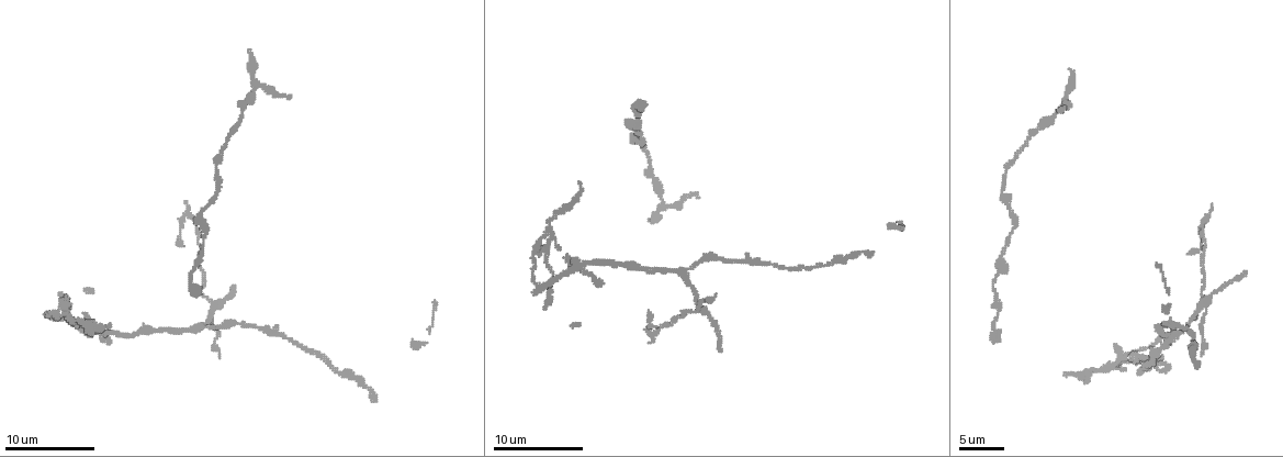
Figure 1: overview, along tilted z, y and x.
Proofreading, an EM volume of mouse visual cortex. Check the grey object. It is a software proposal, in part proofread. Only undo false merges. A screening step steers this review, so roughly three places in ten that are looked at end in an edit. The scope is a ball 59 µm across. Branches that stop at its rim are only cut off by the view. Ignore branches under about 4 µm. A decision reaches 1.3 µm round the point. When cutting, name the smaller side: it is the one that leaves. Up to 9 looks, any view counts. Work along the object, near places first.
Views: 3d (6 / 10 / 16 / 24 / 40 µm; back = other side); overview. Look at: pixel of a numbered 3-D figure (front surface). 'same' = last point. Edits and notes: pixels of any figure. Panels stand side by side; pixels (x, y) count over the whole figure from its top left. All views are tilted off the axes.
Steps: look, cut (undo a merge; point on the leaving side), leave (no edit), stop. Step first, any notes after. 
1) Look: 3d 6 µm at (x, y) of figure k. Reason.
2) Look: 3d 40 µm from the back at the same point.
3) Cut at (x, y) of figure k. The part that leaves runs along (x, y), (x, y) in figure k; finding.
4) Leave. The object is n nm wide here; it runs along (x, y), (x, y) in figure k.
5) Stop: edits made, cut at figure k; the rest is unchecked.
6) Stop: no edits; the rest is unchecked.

Look: 3d 6 µm at (585, 269) of figure 1. Four or more arms meet.

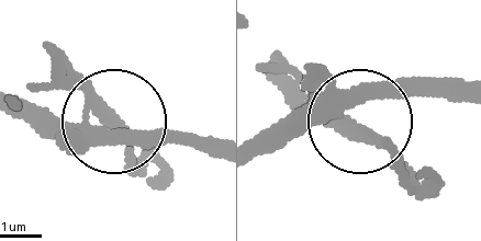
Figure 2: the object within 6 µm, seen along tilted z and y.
Look: 3d 6 µm from the back at (355, 122) of figure 2.

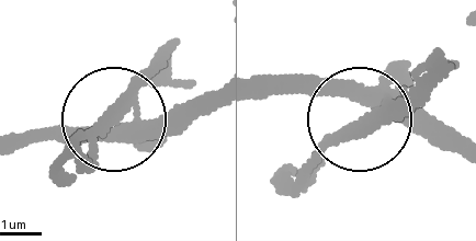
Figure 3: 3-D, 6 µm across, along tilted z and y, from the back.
Cut at (161, 65) of figure 3. The object is 320 nm wide here; the part that leaves runs along (138, 122), (123, 113), (83, 168), (50, 180) in figure 3; two neurons meet here.

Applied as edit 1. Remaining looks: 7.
Look: overview.

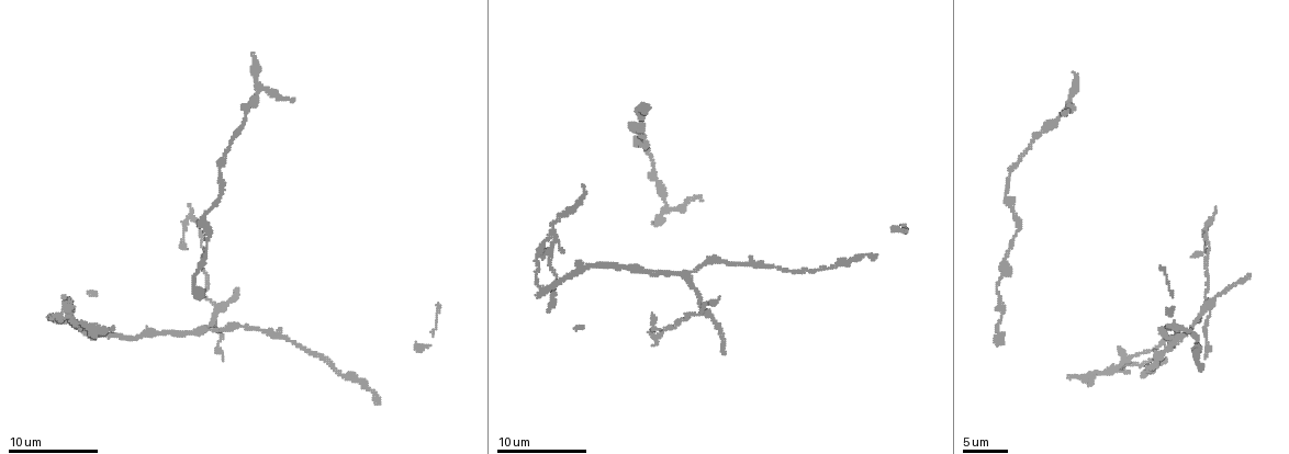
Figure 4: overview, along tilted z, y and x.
Look: 3d 16 µm at (216, 305) of figure 4. Arms run side by side.

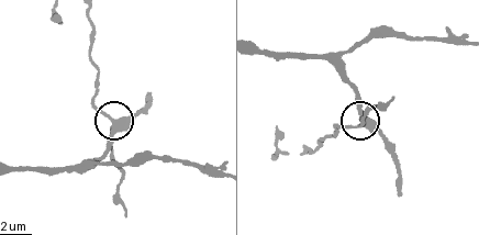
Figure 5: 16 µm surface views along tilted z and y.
Cut at (95, 108) of figure 5. The part that leaves runs along (114, 119), (93, 102), (87, 15) in figure 5; two neurons meet here.

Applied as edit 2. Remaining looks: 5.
Look: 3d 16 µm at (205, 331) of figure 4. Two arms at a narrow angle.

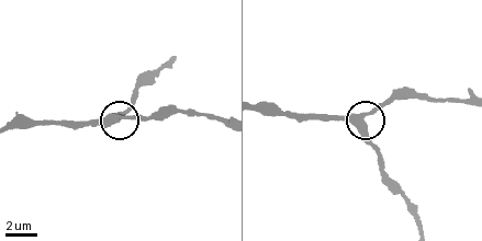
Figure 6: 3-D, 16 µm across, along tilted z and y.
Leave. 4 arms meet here; one neuron here.

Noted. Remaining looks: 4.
Look: 3d 10 µm at (724, 263) of figure 4. Thick turns thin.

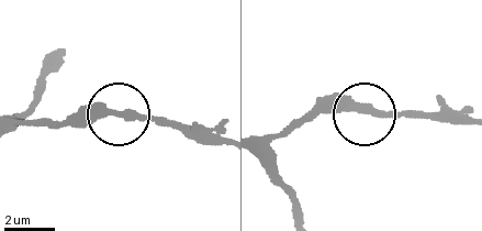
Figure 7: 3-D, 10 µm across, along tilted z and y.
Look: 3d 10 µm from the back at (123, 111) of figure 7. Other side.

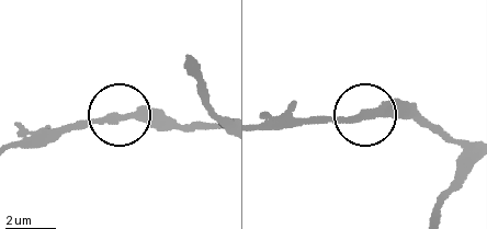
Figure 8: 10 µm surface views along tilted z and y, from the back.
Leave. It runs along (467, 145), (444, 140), (420, 122), (391, 116), (287, 119) in figure 8; one neuron here.

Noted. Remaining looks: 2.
Look: 3d 10 µm at (203, 215) of figure 4. Thick turns thin.

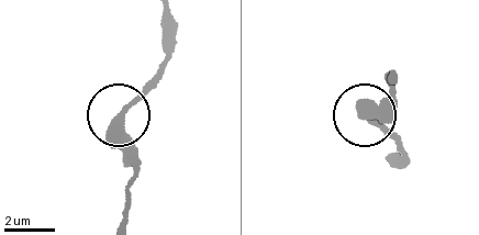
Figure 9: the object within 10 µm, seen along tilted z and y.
Look: 3d 10 µm from the back at (118, 116) of figure 9.

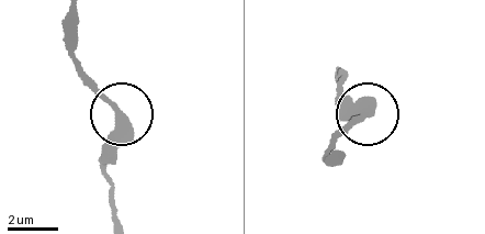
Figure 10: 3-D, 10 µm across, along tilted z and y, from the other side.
Leave. All the same neuron.

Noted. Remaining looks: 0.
Stop: edits made, cut at figure 3, cut at figure 5; the rest is unchecked.

